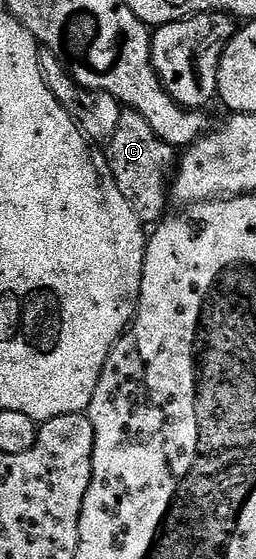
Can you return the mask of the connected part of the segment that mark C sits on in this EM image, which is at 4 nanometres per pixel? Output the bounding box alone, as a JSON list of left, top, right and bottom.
[104,112,174,220]

